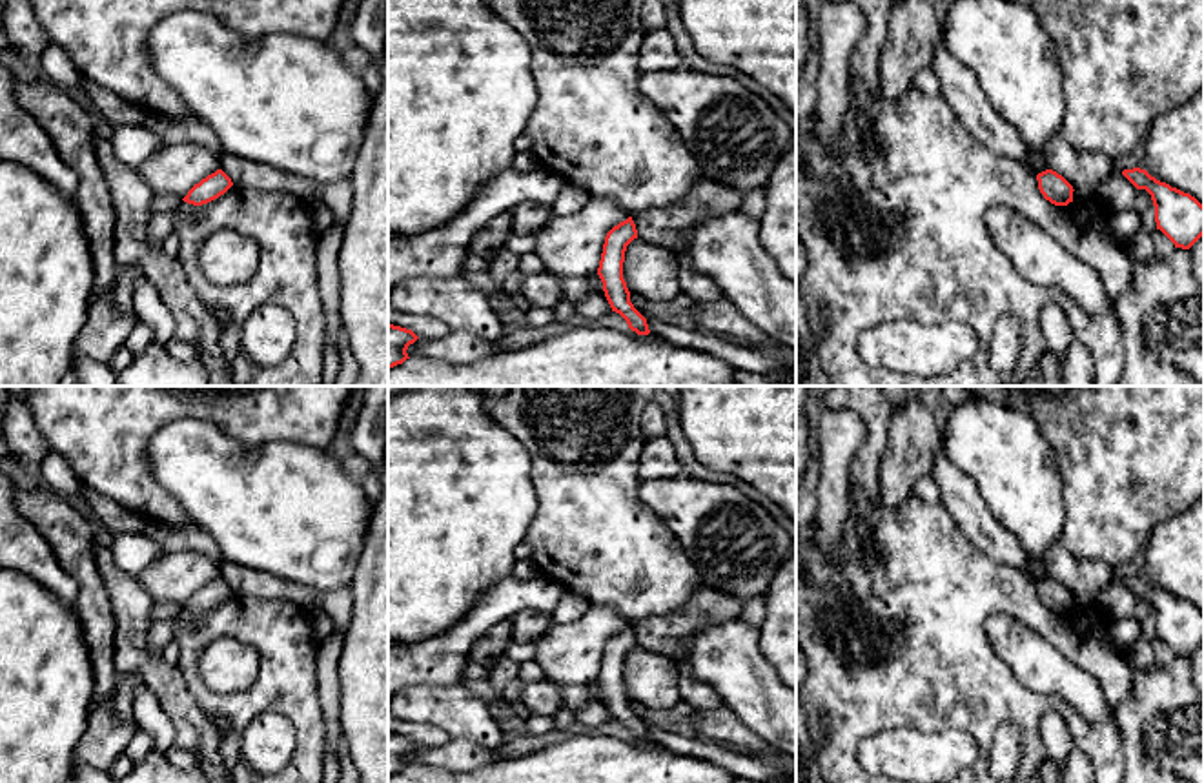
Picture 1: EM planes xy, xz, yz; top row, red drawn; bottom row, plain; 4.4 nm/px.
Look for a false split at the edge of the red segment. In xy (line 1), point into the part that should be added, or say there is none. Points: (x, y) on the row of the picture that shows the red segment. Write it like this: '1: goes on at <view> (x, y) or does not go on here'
1: does not go on here

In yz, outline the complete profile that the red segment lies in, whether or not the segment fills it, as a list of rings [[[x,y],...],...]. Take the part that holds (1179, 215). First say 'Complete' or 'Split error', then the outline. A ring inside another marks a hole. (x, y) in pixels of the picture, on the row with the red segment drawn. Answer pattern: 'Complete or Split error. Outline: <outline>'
Complete. Outline: [[[1124,169],[1122,175],[1151,195],[1155,222],[1175,248],[1189,249],[1204,235],[1204,206],[1177,188],[1157,180],[1146,169]]]

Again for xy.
Complete. Outline: [[[217,169],[195,184],[182,200],[193,206],[202,206],[224,195],[231,186],[231,178],[222,169]]]

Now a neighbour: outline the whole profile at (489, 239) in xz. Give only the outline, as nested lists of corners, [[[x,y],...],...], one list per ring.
[[[510,211],[495,215],[474,233],[470,255],[492,262],[497,251],[505,248],[505,242],[512,233],[514,228]]]

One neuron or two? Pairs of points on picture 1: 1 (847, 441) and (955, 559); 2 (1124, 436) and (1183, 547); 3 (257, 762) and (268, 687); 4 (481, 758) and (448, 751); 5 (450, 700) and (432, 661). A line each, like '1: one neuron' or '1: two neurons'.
1: two neurons
2: two neurons
3: two neurons
4: one neuron
5: two neurons

